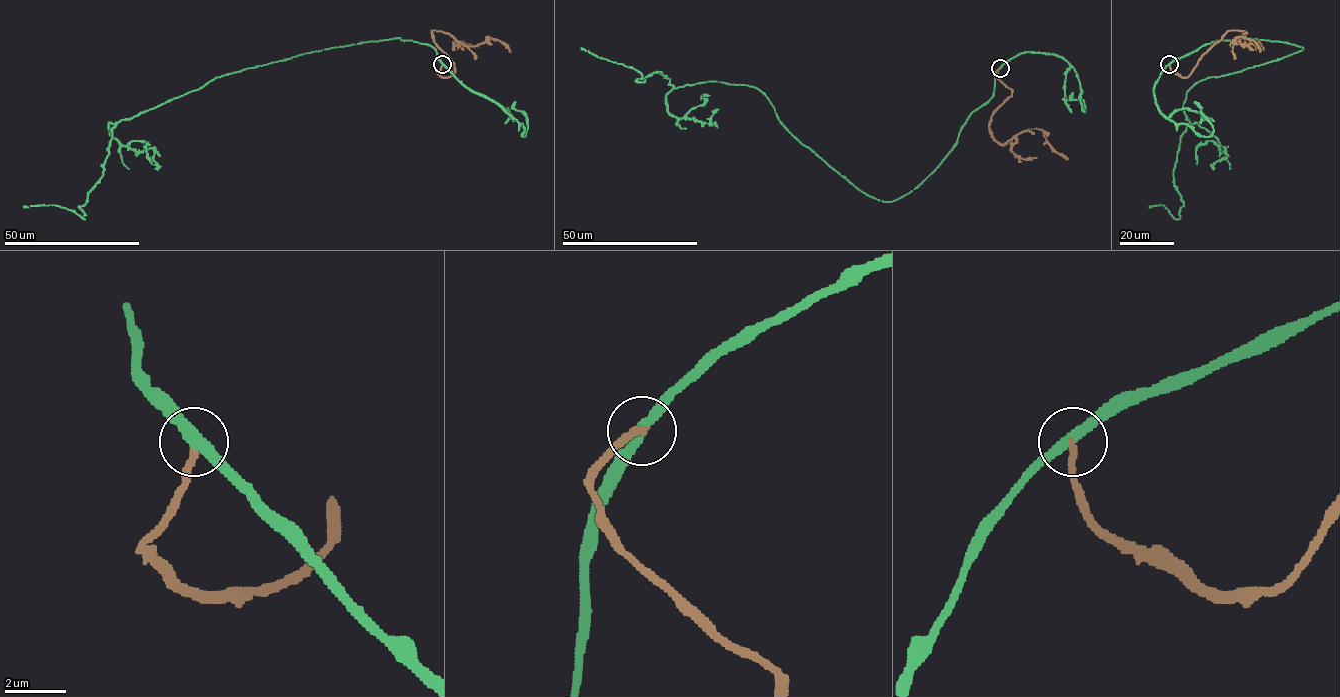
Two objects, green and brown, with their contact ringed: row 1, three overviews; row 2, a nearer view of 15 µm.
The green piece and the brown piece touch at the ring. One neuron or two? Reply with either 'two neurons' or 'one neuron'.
two neurons

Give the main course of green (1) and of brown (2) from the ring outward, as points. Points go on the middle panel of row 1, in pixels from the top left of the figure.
1: (1000, 68), (942, 161), (884, 201), (801, 143), (754, 87), (675, 88), (661, 72), (639, 81), (581, 47)
2: (1000, 68), (996, 76), (1011, 96), (992, 115), (991, 135), (1005, 144), (1039, 129), (1067, 158)

